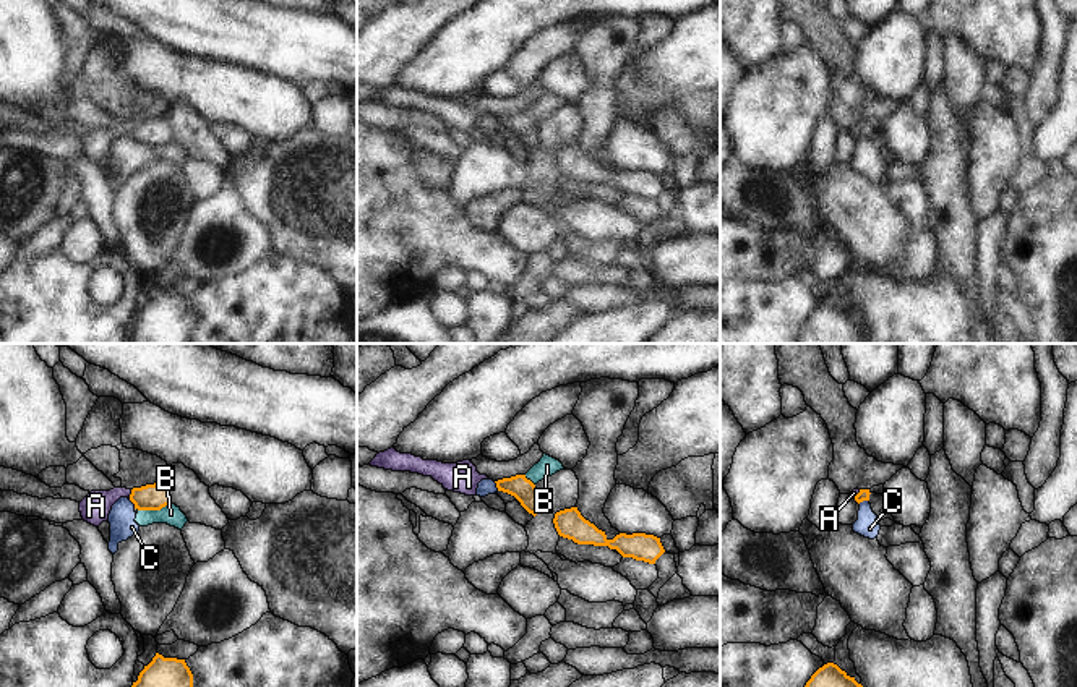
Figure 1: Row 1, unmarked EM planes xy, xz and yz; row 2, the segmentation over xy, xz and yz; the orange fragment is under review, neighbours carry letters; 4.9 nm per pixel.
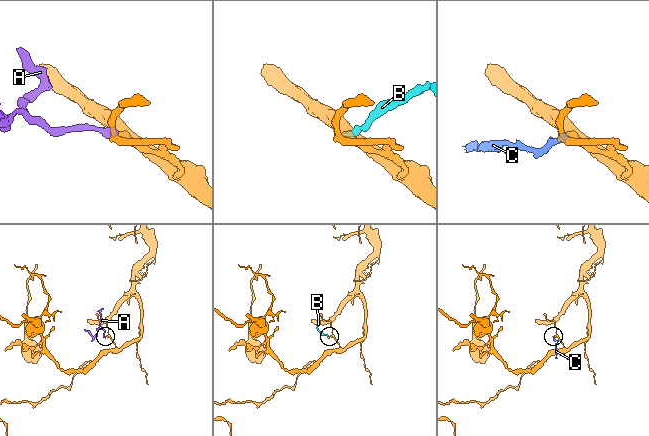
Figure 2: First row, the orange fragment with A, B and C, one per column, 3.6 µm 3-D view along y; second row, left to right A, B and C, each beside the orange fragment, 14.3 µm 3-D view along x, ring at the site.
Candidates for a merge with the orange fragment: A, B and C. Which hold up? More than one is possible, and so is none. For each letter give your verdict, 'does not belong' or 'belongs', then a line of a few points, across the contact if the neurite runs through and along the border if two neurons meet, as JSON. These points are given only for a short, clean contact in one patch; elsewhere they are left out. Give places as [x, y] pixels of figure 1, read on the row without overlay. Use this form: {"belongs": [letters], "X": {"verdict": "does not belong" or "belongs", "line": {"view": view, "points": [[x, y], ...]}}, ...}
{"belongs": ["A"], "A": {"verdict": "belongs", "line": {"view": "xy", "points": [[154, 133], [130, 132], [115, 130], [96, 143]]}}, "B": {"verdict": "does not belong", "line": {"view": "xy", "points": [[171, 140], [159, 146], [138, 148]]}}, "C": {"verdict": "does not belong", "line": {"view": "yz", "points": [[868, 136], [858, 140]]}}}

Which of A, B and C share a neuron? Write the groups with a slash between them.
A / B C

